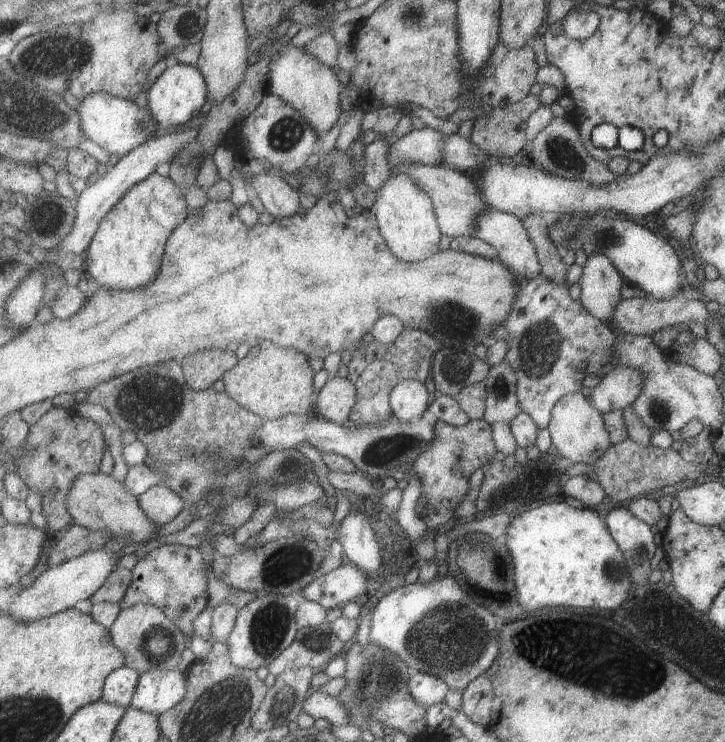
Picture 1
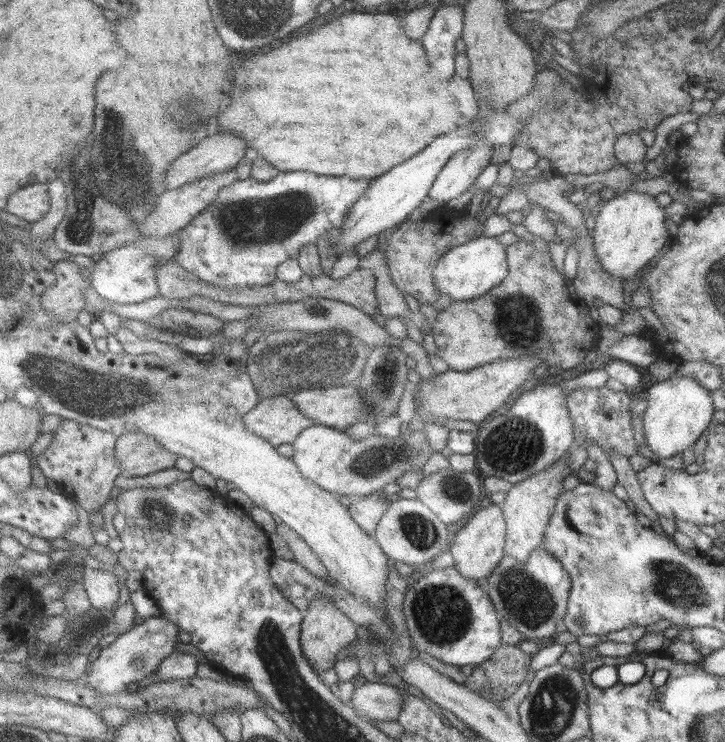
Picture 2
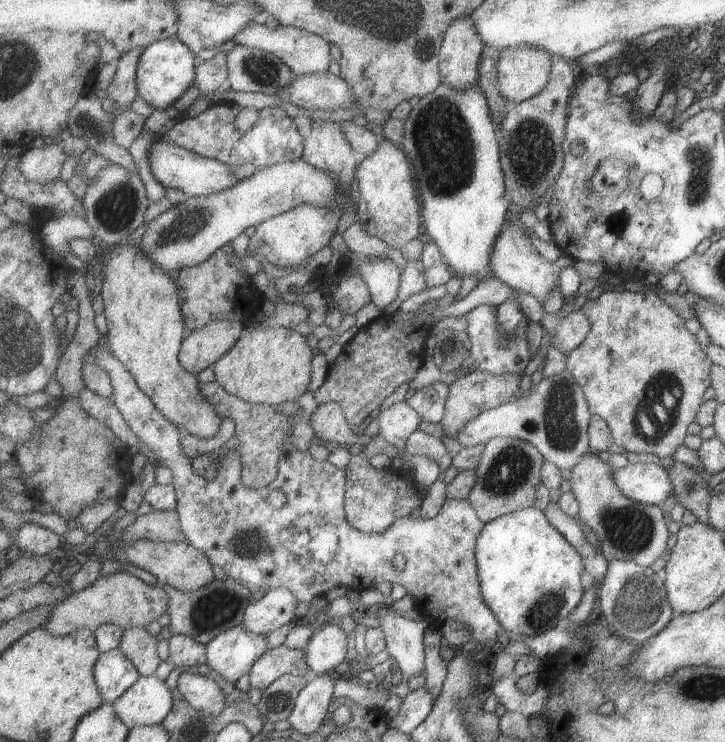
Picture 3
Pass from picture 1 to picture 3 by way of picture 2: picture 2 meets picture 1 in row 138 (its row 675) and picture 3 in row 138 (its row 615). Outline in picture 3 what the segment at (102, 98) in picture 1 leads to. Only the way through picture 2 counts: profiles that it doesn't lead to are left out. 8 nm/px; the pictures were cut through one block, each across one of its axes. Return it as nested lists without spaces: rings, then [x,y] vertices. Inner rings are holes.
[[[160,136],[155,142],[152,142],[147,151],[147,160],[149,160],[150,172],[153,177],[164,188],[179,189],[189,197],[219,194],[223,190],[233,188],[239,182],[239,178],[235,176],[235,170],[229,164],[201,156],[179,144],[168,142],[164,137]]]

